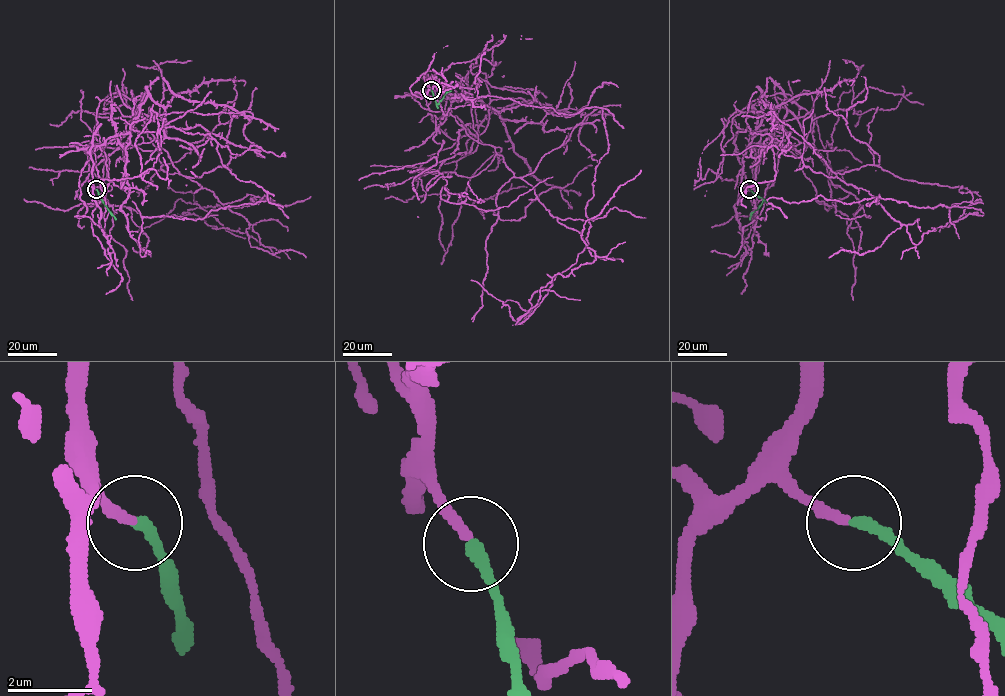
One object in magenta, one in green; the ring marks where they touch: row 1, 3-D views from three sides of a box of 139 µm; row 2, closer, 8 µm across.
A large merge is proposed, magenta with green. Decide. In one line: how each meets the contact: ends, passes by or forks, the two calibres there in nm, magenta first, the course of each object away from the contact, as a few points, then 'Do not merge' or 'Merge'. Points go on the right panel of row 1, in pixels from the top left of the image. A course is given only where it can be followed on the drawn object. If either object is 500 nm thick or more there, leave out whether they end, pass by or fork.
At the ring magenta ends. At the ring green ends. Thickness 240 nm (magenta) against 280 nm. Course of magenta: (748, 189), (718, 175), (752, 111), (795, 118), (879, 196), (768, 198), (736, 255), (710, 252). Course of green: (749, 189), (763, 201), (749, 220). Merge

